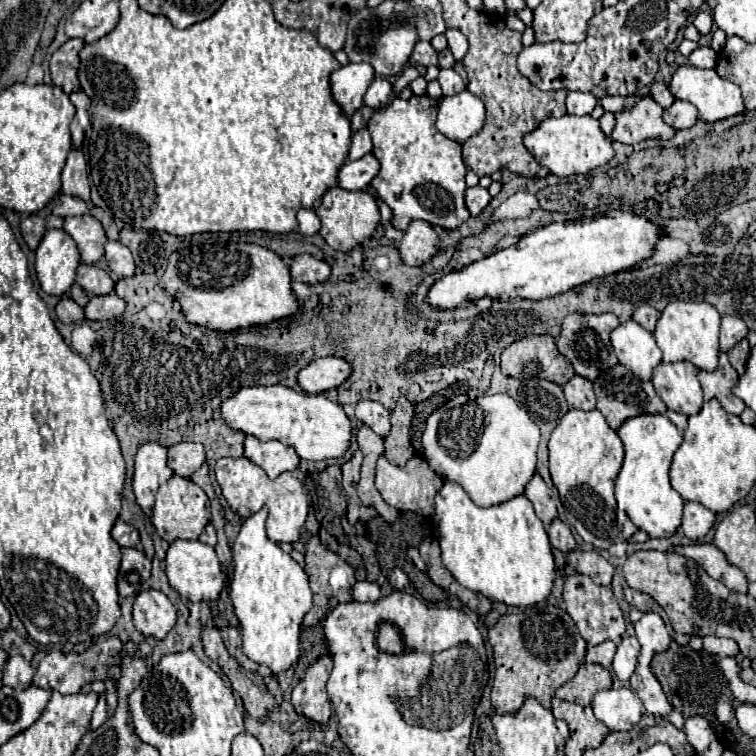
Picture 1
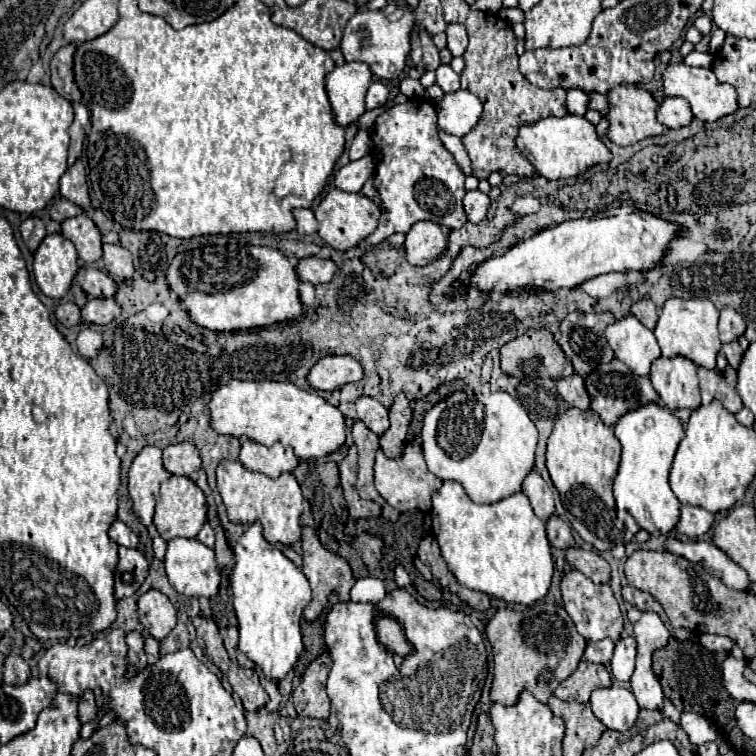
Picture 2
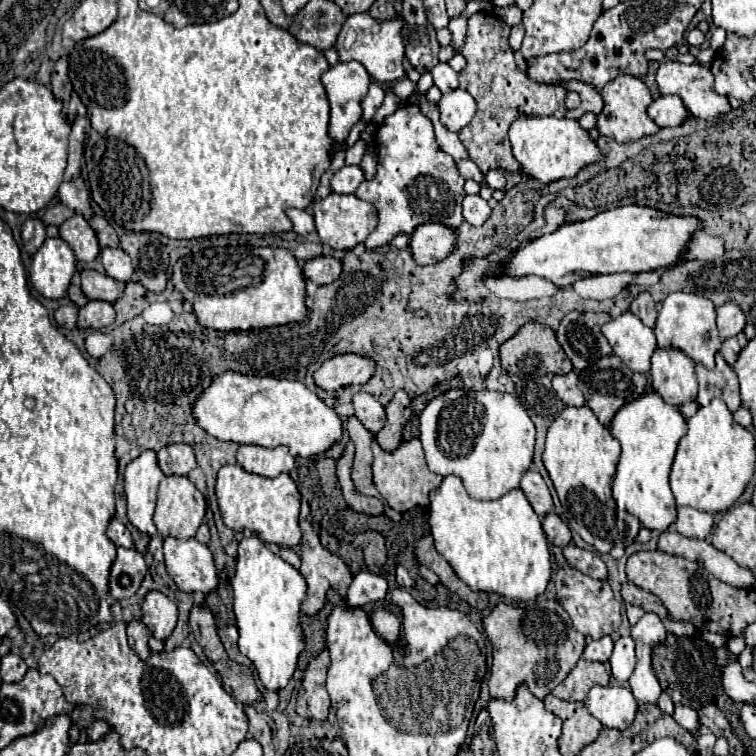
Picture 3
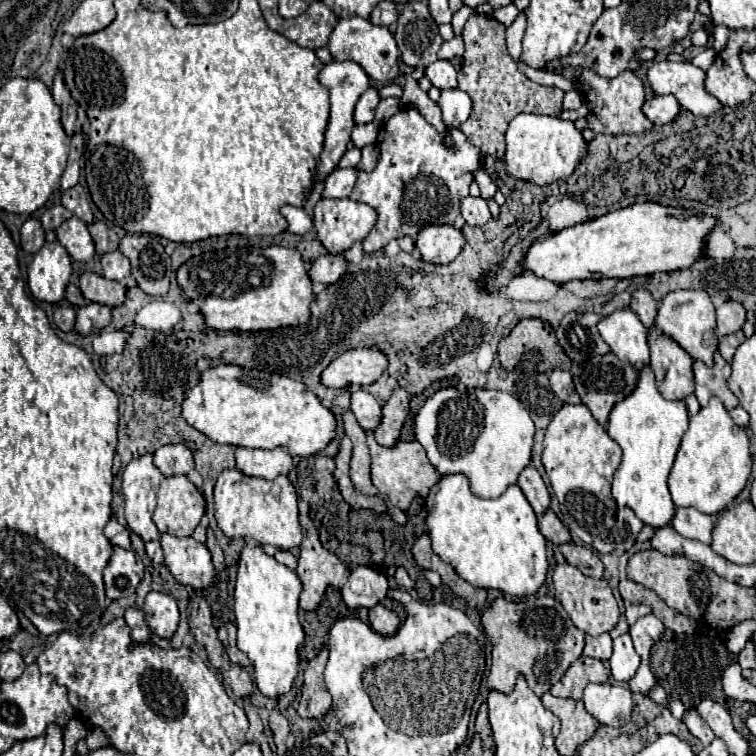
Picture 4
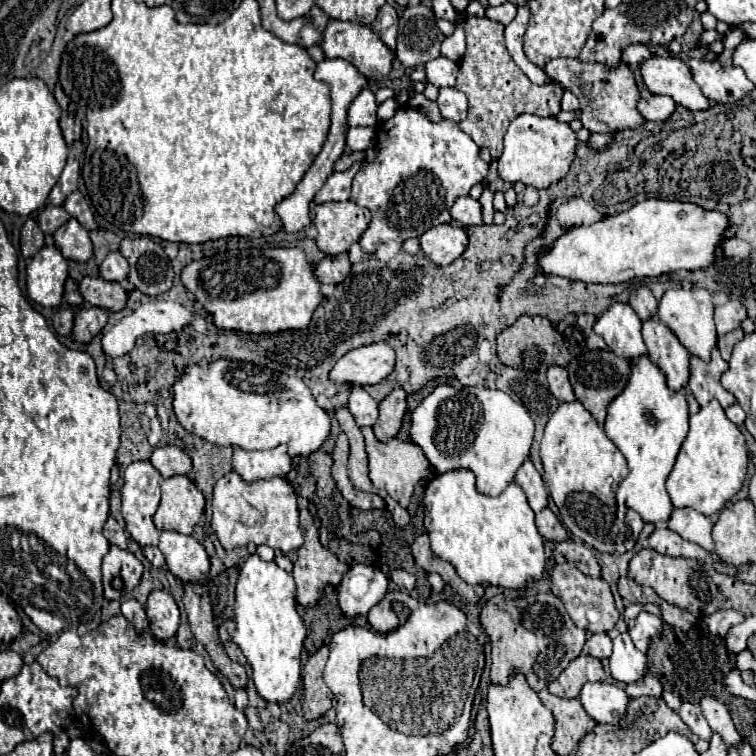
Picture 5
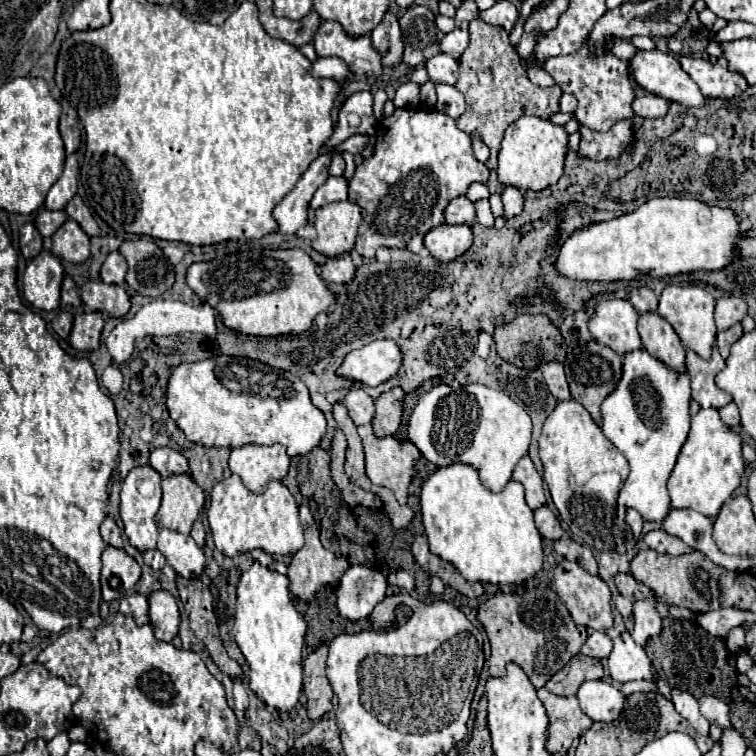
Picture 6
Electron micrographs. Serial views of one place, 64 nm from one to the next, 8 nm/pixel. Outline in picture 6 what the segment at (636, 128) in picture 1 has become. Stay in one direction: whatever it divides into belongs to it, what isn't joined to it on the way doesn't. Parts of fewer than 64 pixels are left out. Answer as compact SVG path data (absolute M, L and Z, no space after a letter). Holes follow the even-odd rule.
M584 44L574 54L548 58L544 62L544 70L556 80L556 84L564 92L574 94L578 98L578 110L574 116L582 126L592 128L596 132L608 132L616 122L634 118L632 102L634 102L636 94L634 94L634 88L630 82L628 62L616 58L614 54L606 52L604 56L590 58L590 50Z

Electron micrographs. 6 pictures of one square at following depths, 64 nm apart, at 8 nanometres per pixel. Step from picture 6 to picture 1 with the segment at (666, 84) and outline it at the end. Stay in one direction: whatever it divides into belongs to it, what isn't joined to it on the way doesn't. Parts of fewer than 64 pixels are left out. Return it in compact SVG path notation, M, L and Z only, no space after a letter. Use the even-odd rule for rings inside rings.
M680 66L676 70L676 74L672 76L670 82L670 90L676 98L692 102L698 108L698 118L704 122L718 122L736 114L744 114L746 106L744 106L744 96L740 92L740 88L736 84L732 84L730 80L724 80L722 76L718 76L714 70L700 70L694 66Z

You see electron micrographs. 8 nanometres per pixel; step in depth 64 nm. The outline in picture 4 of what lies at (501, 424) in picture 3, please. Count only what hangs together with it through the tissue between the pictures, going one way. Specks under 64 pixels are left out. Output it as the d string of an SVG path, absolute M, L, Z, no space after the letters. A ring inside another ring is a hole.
M458 388L438 390L416 414L416 440L424 446L430 464L444 474L464 474L470 482L472 494L480 498L498 498L508 486L516 484L518 474L530 464L534 422L528 410L514 396L498 390L474 388L460 392Z

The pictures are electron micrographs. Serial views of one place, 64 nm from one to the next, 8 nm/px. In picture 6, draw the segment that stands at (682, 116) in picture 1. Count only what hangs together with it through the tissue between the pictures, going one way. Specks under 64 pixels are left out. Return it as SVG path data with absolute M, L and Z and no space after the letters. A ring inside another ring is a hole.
M646 94L646 96L638 96L632 104L636 116L640 118L664 118L668 108L670 108L670 100L662 98L662 96L654 96L654 94Z

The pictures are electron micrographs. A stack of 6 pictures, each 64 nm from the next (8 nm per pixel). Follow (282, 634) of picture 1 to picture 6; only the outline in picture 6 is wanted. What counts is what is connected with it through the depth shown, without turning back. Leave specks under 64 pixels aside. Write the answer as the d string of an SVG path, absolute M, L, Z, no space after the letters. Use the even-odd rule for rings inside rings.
M252 562L238 582L238 602L234 616L234 640L250 664L250 688L276 710L290 710L296 706L302 690L302 646L306 636L306 622L294 608L288 576Z

